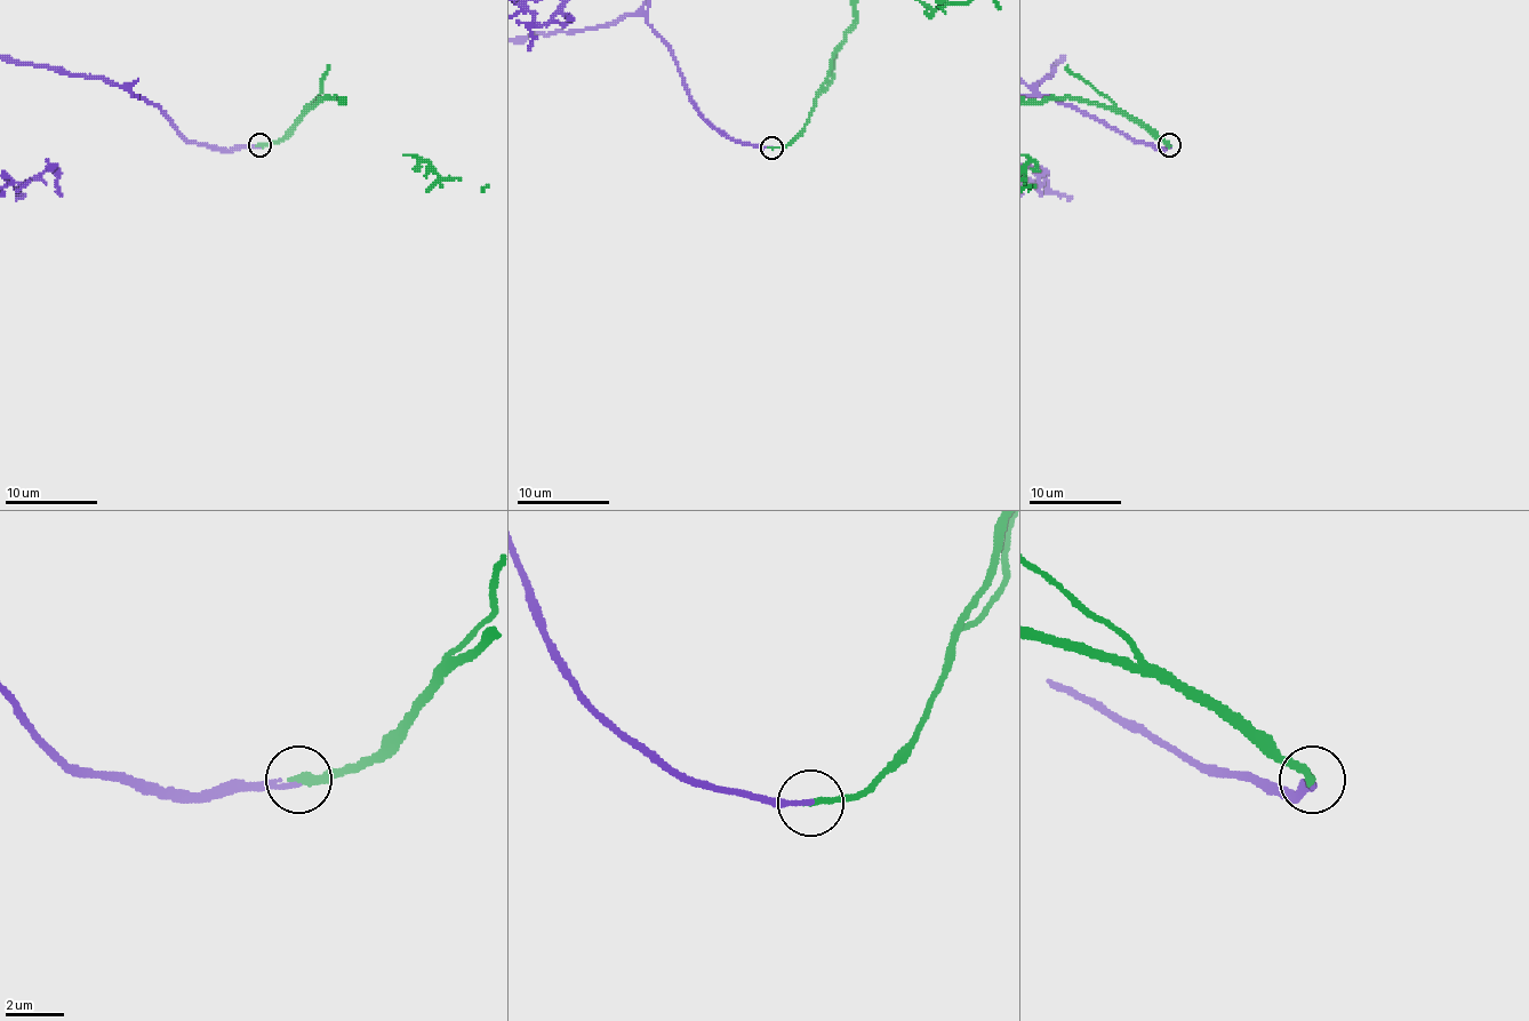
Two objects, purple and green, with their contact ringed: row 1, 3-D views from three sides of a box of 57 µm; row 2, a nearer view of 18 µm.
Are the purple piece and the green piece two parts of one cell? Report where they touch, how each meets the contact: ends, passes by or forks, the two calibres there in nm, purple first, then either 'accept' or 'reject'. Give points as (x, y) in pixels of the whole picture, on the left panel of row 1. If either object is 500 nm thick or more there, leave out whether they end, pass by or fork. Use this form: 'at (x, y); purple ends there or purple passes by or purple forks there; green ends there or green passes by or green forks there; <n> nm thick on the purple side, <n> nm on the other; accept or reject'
at (259, 145); purple ends there; green ends there; 200 nm thick on the purple side, 260 nm on the other; accept

